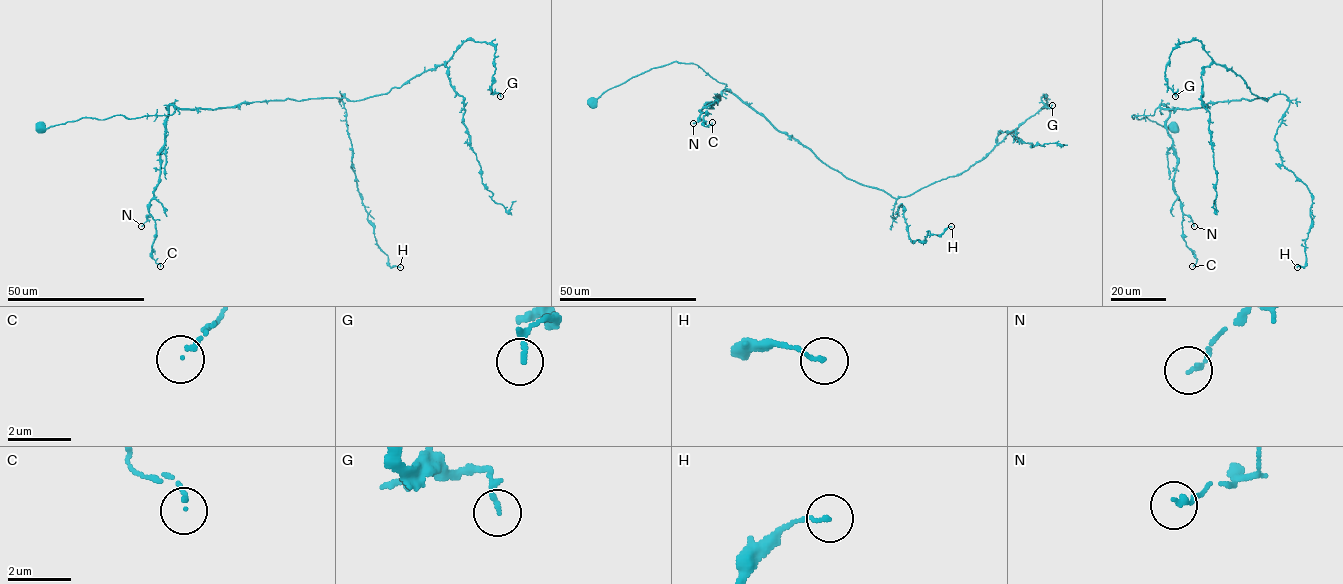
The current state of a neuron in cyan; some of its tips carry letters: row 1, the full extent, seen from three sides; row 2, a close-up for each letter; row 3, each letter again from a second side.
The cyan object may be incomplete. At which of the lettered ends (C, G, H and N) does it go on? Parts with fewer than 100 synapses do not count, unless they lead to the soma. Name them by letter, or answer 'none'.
none

